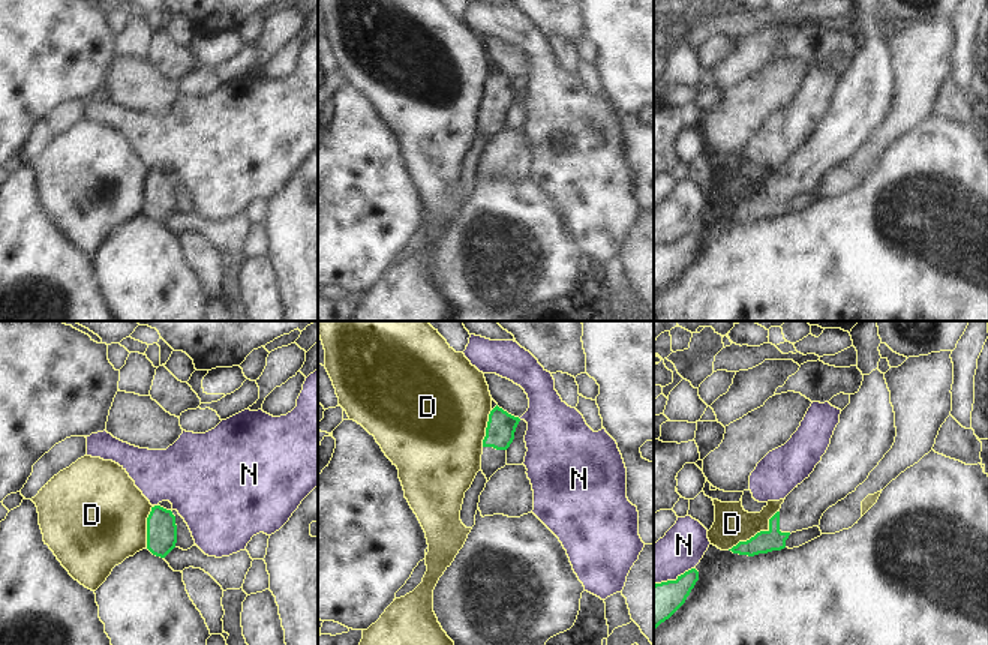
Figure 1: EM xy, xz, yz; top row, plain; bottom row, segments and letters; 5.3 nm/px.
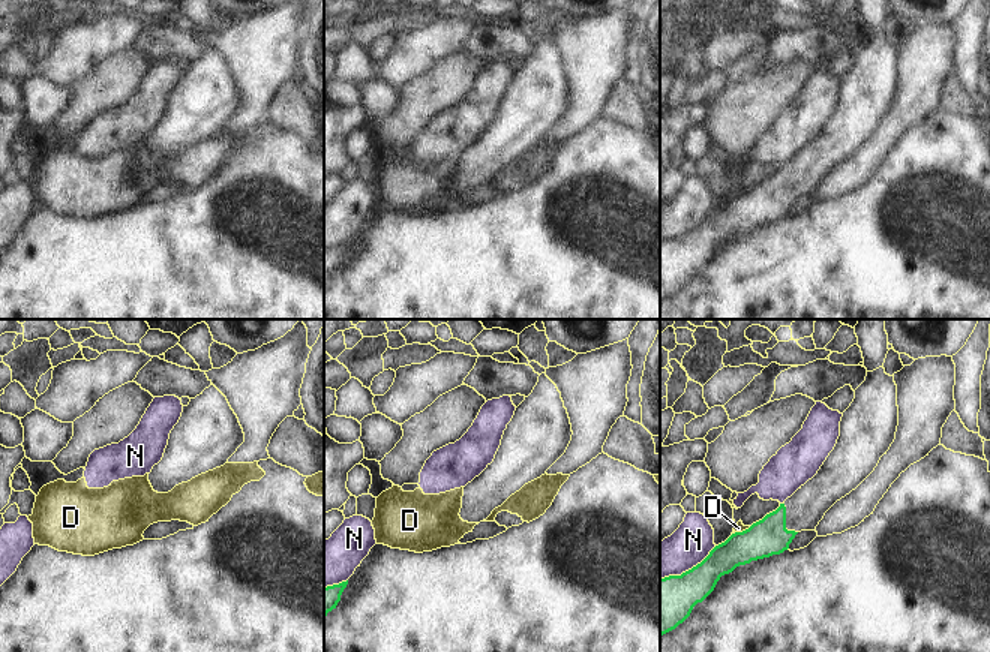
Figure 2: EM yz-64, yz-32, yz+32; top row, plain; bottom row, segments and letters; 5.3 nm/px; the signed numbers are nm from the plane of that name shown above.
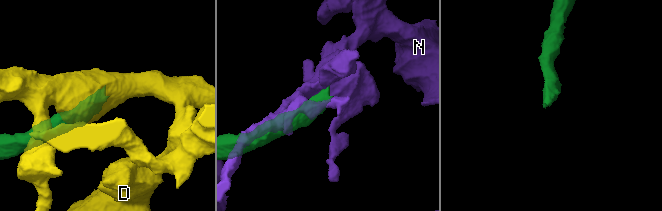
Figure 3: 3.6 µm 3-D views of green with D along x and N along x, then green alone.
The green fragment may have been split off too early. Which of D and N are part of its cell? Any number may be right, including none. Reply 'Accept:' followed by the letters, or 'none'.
Accept: none

